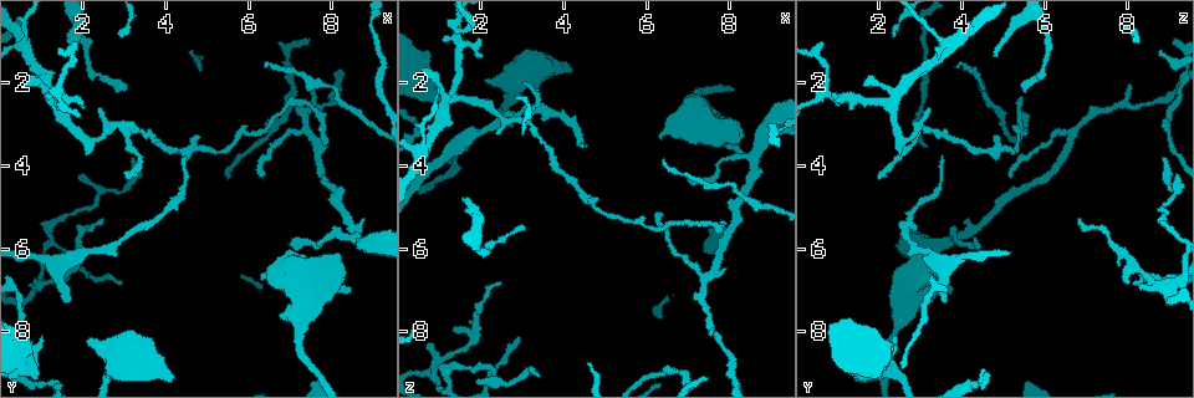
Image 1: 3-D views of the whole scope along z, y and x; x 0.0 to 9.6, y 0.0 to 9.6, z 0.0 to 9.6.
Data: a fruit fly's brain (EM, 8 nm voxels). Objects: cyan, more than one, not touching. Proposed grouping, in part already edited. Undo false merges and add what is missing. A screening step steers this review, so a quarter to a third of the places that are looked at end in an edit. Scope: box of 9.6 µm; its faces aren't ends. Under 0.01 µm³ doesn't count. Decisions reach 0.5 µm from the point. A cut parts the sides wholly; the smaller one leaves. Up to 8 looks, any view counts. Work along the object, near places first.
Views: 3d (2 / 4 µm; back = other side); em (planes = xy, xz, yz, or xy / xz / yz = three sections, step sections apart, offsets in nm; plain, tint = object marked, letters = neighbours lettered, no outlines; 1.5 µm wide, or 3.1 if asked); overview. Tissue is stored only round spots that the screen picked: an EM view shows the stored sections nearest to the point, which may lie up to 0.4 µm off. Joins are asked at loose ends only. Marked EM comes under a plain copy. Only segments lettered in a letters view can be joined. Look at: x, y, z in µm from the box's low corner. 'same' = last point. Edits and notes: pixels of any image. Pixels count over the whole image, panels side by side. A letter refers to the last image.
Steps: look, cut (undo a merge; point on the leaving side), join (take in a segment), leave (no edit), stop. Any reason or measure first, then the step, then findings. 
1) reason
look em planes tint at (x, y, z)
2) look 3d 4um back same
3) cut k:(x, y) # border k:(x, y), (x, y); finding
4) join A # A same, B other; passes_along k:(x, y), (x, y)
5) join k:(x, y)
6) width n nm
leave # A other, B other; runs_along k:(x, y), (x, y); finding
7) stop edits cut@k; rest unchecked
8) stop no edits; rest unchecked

free end
look em yz step 8 tint at (3.05, 4.15, 2.00)

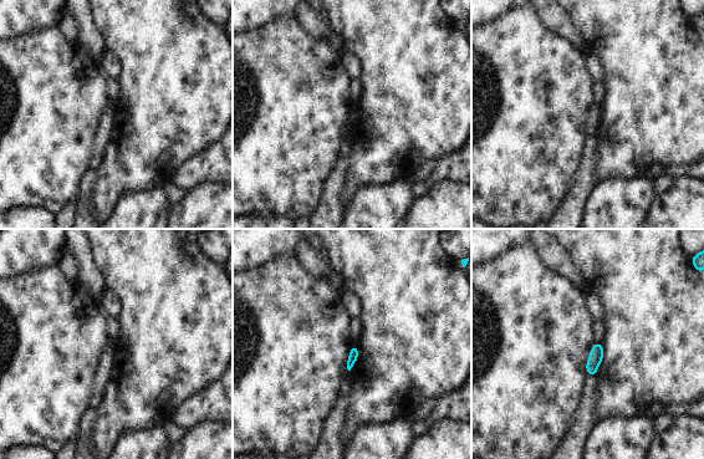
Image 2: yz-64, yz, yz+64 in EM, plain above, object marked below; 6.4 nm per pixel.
cut it another way
look em planes letters same

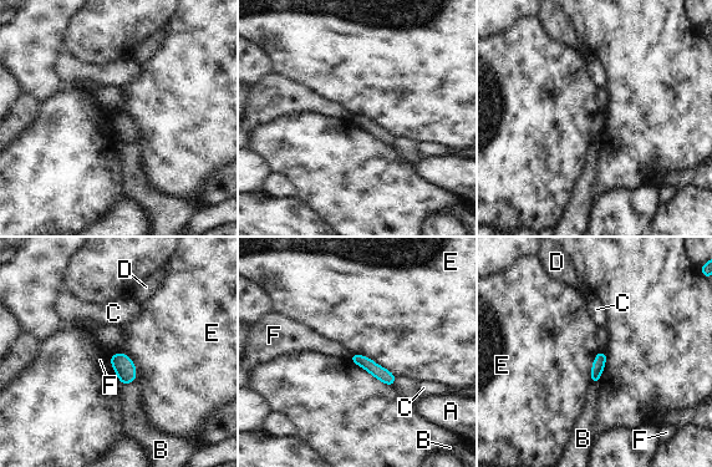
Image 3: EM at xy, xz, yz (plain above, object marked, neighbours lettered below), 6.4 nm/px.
leave # A other, B other, C other, D other, E other, F other; border 3:(350, 355), (366, 355), (395, 376); no lettered segment goes on from it

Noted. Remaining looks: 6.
branch stops here
look em yz step 8 tint at (3.05, 2.20, 5.50)

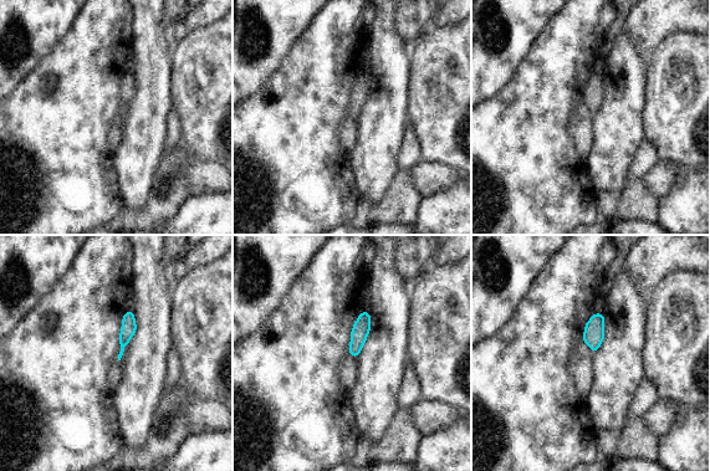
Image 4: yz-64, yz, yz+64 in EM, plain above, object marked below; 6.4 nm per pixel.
look em planes letters same

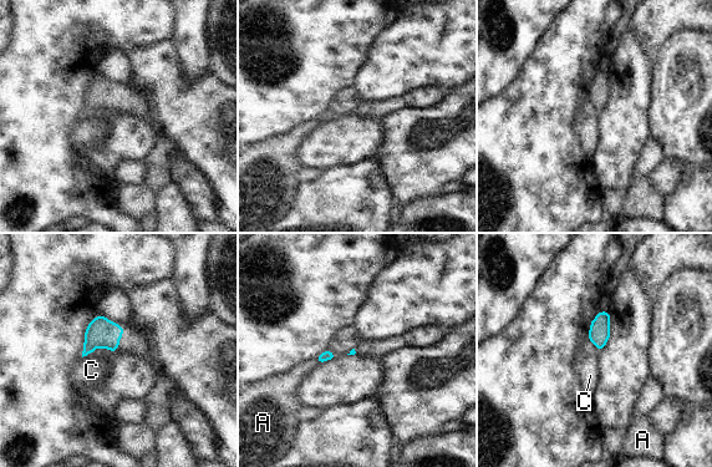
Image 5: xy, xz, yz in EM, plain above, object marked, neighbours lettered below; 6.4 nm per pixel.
leave # A other, C other; border 5:(92, 351), (82, 358); none of them fits

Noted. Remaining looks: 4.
look em planes letters at (6.40, 1.65, 3.90)

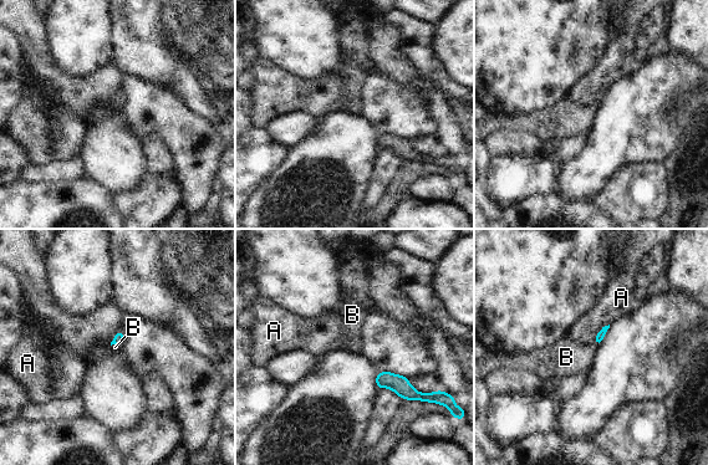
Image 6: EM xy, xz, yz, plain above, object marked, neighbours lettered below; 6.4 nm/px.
longest_contact A 160 nm
join B # A other, B same; the neuron continues

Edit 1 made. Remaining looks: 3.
stop edits join@6; rest unchecked

